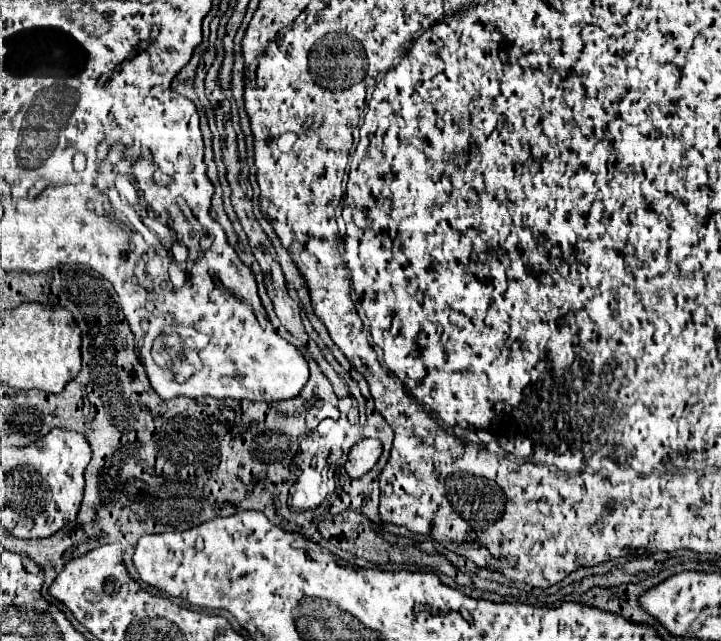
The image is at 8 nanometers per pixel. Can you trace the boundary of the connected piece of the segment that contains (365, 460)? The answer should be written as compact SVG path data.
M359 440L355 446L351 446L349 456L347 456L347 464L345 470L351 478L361 478L365 472L369 472L375 462L381 456L383 446L379 444L379 440Z

